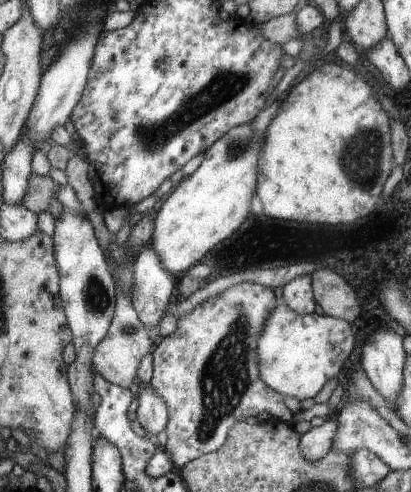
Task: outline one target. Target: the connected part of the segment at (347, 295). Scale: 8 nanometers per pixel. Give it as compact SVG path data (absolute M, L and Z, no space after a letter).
M317 268L310 274L313 295L326 315L354 322L360 316L360 302L350 284L331 269Z

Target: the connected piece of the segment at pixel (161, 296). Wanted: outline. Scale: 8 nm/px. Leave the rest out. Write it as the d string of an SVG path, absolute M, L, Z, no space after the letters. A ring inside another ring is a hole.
M150 242L135 255L132 304L142 324L157 326L166 315L175 282Z

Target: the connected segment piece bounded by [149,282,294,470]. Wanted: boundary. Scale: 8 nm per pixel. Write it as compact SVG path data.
M241 282L217 296L200 302L192 312L178 319L178 326L166 338L160 338L154 348L152 390L167 402L169 423L166 426L168 442L164 451L170 454L175 470L182 469L194 458L220 450L229 439L230 430L236 422L246 421L248 416L257 417L267 412L285 424L293 424L293 413L284 403L284 395L272 390L262 382L260 362L258 362L258 338L276 308L277 298L270 287L255 282Z

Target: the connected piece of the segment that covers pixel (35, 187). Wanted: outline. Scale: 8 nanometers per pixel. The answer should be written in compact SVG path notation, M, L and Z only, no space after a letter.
M32 173L30 186L26 190L22 205L36 215L46 212L52 200L56 199L56 194L60 192L58 188L60 185L54 182L49 175L38 176Z

